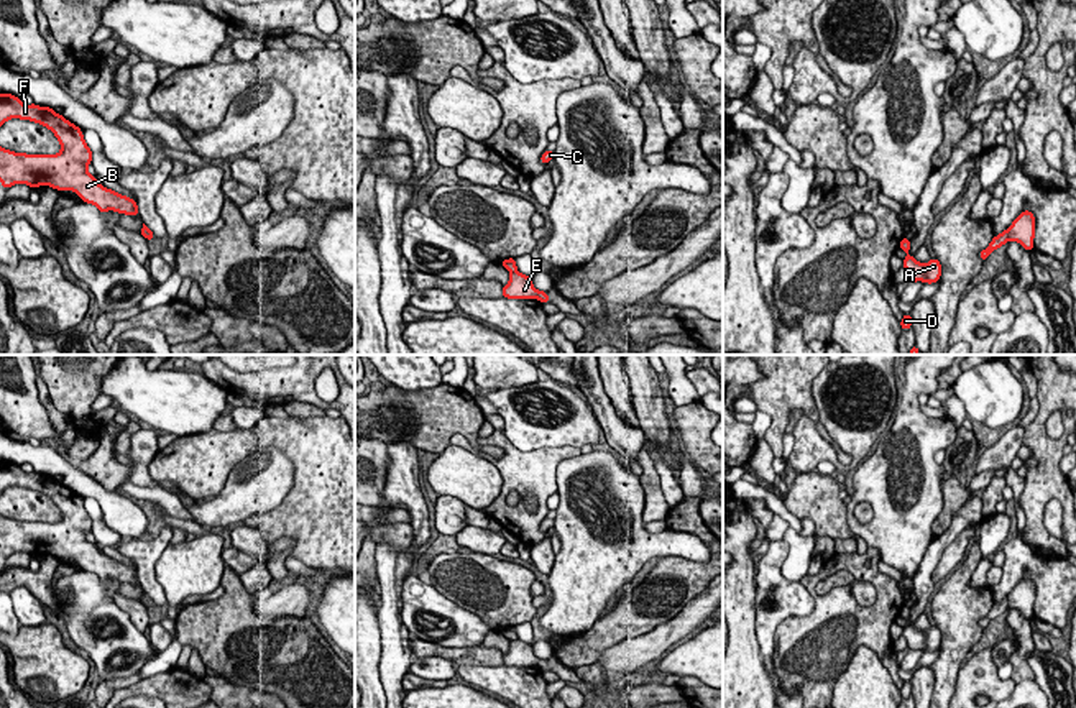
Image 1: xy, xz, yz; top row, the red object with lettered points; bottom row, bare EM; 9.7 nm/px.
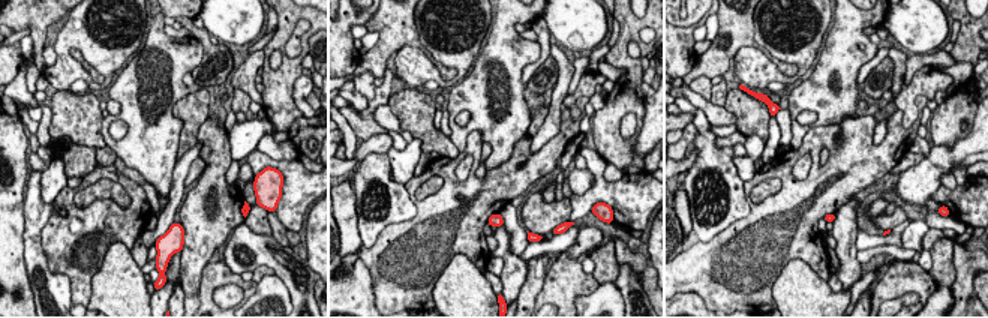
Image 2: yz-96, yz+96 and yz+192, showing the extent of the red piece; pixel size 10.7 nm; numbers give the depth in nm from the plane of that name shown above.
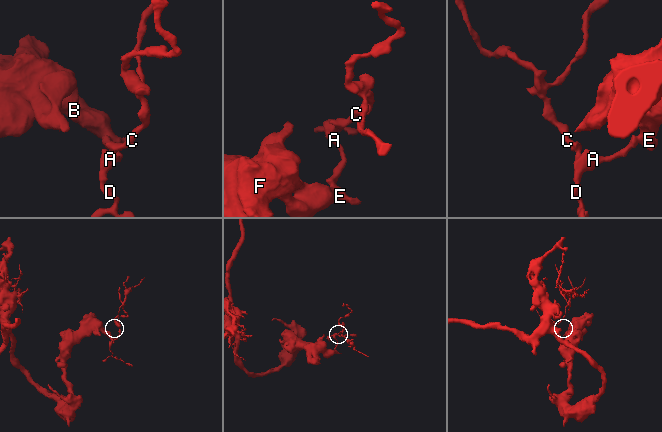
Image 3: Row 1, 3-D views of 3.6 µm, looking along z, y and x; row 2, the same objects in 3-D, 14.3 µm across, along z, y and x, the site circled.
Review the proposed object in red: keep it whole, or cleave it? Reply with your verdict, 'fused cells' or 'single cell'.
fused cells

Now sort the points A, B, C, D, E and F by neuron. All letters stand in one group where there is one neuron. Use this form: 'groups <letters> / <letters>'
groups A C D / B E F

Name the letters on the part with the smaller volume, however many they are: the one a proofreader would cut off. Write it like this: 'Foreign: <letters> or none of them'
Foreign: A, C, D

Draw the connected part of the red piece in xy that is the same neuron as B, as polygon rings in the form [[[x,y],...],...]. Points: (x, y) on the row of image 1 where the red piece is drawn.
[[[0,92],[0,126],[11,118],[46,126],[61,143],[61,151],[57,154],[26,154],[0,146],[2,187],[26,184],[33,189],[38,186],[49,186],[56,191],[69,189],[102,214],[115,210],[120,215],[140,215],[136,199],[128,199],[100,186],[95,176],[87,171],[87,166],[92,164],[92,151],[82,130],[66,120],[64,115],[57,115],[49,107],[25,105],[20,97]]]

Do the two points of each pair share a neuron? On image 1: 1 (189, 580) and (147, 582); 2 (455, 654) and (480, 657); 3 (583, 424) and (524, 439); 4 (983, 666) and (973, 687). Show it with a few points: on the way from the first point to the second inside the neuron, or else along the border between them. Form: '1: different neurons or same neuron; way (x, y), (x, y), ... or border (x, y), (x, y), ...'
1: different neurons; border (166, 544), (155, 567), (165, 602)
2: same neuron; way (462, 656), (473, 656)
3: same neuron; way (569, 424), (557, 431), (539, 431)
4: same neuron; way (979, 671), (973, 682)

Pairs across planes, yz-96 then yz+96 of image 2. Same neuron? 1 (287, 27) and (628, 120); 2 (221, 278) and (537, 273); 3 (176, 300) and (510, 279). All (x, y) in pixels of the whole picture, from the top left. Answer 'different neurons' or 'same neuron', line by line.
1: different neurons
2: different neurons
3: same neuron

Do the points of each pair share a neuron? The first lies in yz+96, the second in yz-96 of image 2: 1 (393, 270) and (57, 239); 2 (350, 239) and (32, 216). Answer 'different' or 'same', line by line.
1: same
2: different

